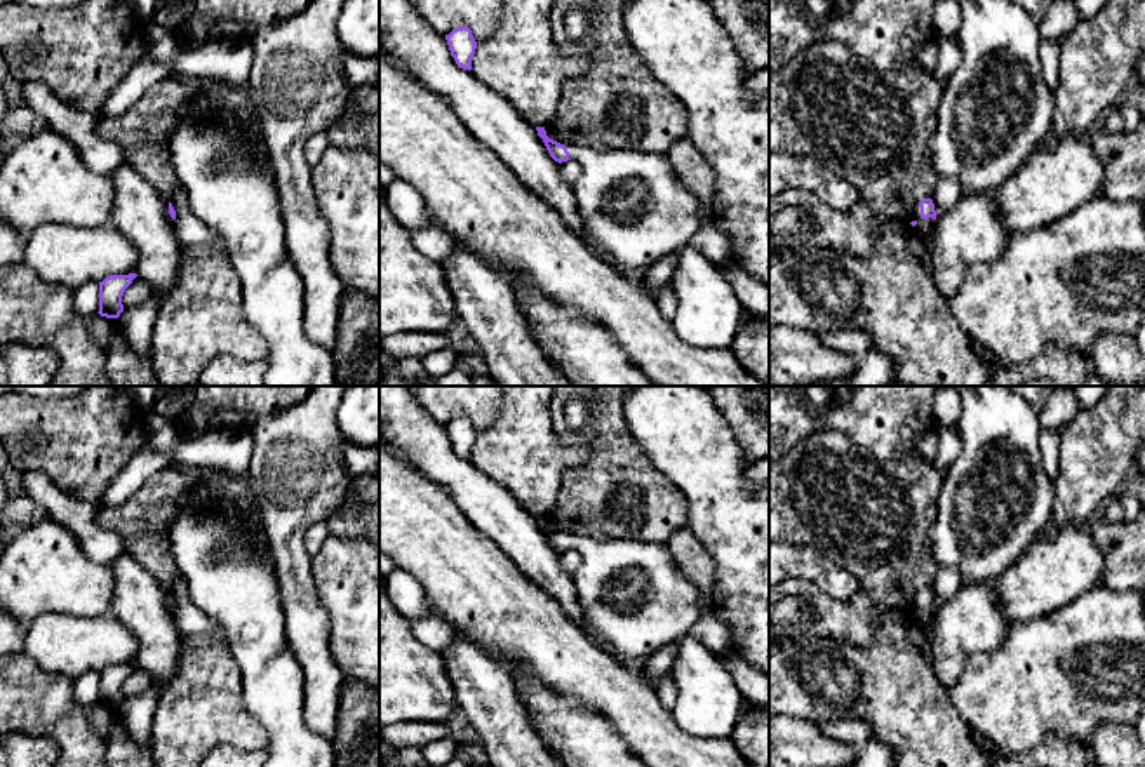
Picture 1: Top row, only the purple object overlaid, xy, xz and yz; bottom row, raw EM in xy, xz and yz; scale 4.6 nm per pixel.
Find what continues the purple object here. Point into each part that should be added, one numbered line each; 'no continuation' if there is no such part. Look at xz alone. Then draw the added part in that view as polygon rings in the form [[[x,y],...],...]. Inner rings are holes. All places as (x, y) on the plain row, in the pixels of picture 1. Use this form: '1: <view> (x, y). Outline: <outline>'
1: xz (636, 600). Outline: [[[571,536],[567,541],[581,557],[572,584],[586,619],[585,631],[611,656],[647,659],[658,649],[689,635],[708,609],[700,590],[675,564],[666,543],[583,536]]]

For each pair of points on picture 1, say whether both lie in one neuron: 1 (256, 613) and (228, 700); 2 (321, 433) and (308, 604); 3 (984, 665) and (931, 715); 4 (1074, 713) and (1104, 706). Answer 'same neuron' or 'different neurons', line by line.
1: different neurons
2: same neuron
3: different neurons
4: same neuron

